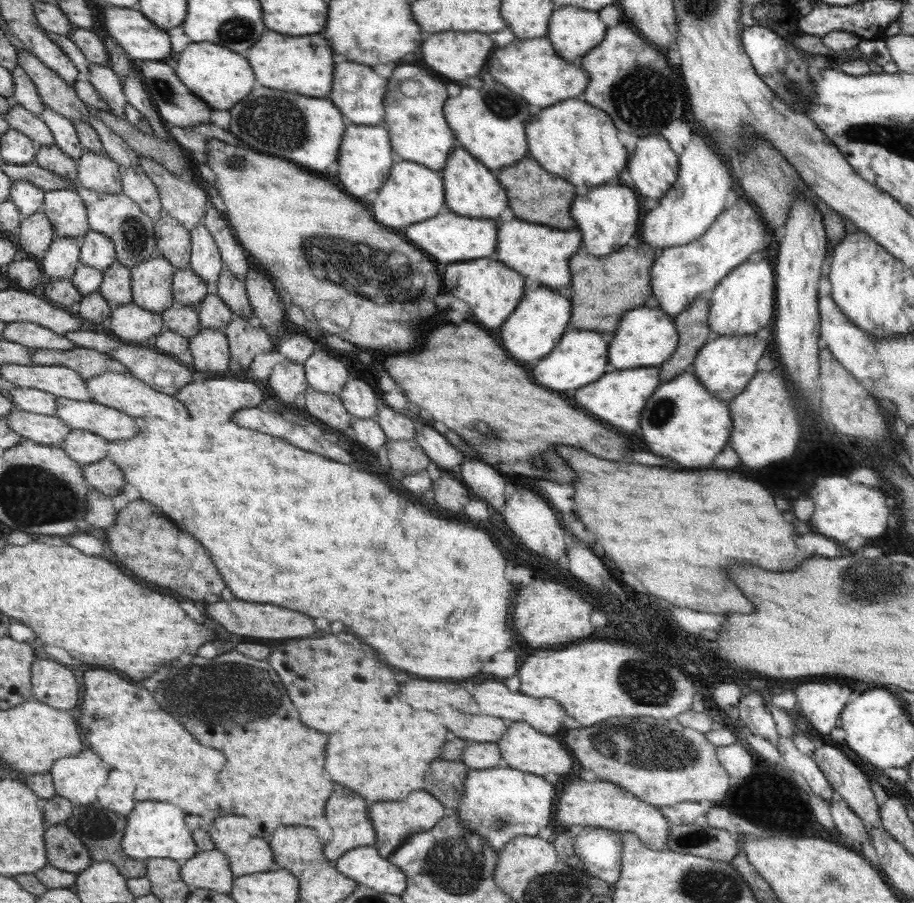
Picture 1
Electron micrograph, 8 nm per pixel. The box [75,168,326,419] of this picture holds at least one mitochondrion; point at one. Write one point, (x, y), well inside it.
(134, 231)

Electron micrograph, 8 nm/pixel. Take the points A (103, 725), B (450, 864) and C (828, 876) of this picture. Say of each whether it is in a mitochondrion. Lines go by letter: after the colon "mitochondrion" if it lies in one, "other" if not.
A: other
B: mitochondrion
C: mitochondrion

